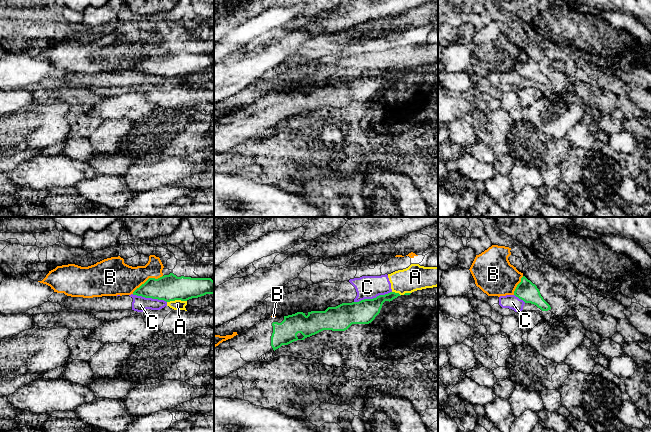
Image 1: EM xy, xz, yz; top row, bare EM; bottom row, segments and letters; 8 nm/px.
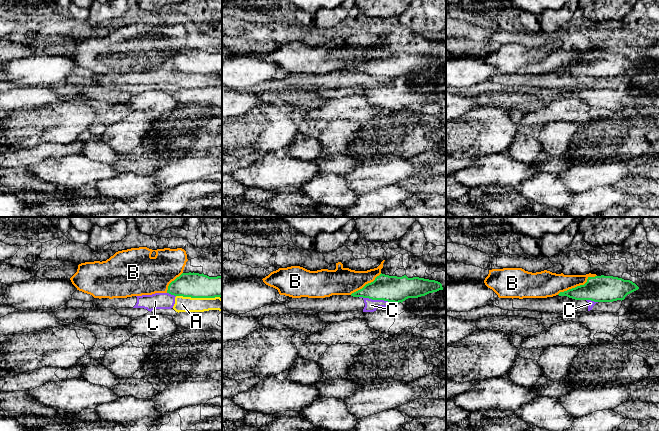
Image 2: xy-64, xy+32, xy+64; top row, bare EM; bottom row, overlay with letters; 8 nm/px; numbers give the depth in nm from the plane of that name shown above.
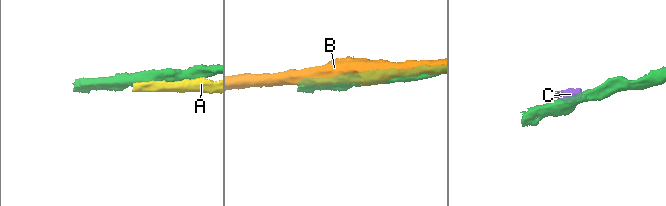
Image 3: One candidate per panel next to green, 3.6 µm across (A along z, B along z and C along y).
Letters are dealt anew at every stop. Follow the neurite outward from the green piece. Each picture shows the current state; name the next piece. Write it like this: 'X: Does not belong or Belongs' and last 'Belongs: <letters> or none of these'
A: Does not belong
B: Does not belong
C: Does not belong
Belongs: none of these

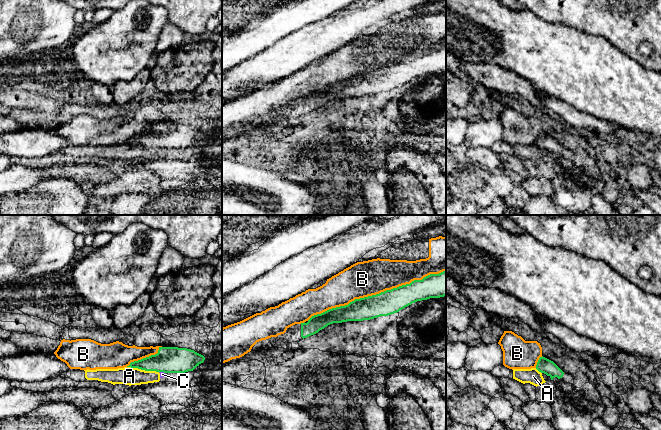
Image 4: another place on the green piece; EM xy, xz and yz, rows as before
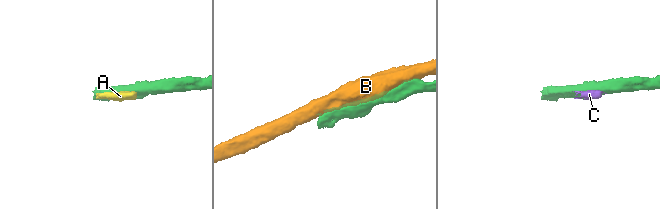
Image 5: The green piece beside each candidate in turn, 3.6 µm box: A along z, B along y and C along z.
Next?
A: Does not belong
B: Does not belong
C: Does not belong
Belongs: none of these

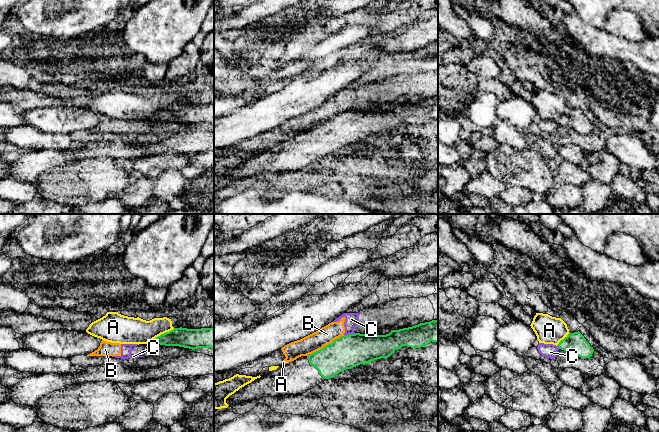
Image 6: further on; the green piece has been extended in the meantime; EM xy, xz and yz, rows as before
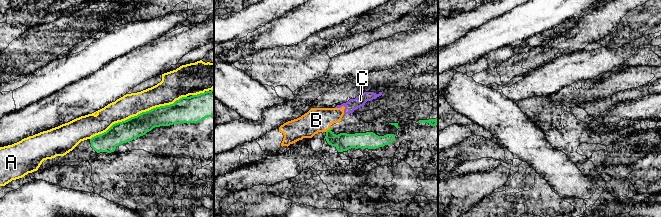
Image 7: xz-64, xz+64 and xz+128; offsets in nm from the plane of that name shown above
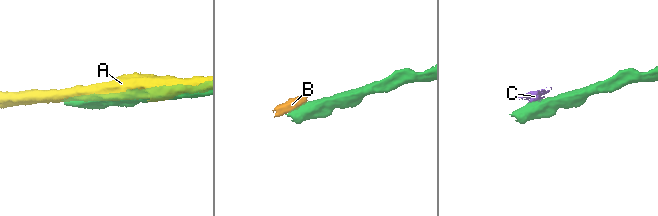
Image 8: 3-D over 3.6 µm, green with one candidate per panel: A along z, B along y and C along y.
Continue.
A: Does not belong
B: Does not belong
C: Does not belong
Belongs: none of these

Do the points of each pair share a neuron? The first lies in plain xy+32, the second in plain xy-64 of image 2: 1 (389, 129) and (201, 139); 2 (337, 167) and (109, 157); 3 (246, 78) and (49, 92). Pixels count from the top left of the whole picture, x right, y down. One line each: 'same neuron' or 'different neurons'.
1: same neuron
2: different neurons
3: different neurons

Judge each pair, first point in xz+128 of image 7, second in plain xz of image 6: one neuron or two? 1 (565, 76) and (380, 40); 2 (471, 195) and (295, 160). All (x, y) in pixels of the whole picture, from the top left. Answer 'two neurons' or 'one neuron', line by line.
1: one neuron
2: one neuron

